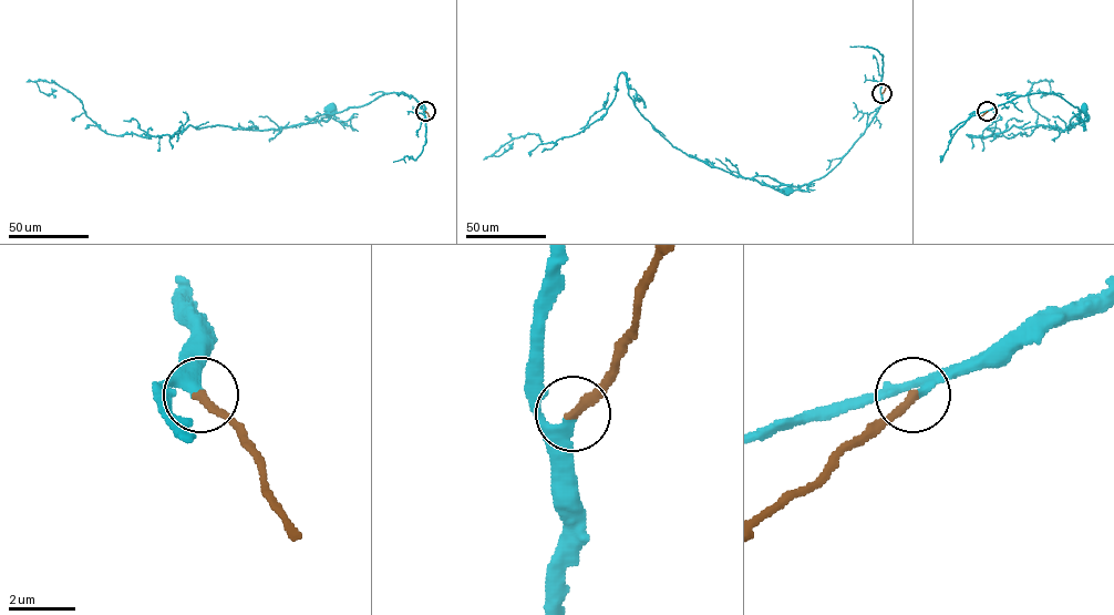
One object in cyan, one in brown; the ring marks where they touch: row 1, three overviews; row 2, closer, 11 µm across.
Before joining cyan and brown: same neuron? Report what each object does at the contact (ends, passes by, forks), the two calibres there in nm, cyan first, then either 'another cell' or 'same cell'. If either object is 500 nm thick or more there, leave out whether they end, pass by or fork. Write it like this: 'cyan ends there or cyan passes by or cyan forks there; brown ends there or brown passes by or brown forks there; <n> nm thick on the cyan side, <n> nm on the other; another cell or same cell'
cyan passes by; brown ends there; 240 nm thick on the cyan side, 280 nm on the other; same cell

